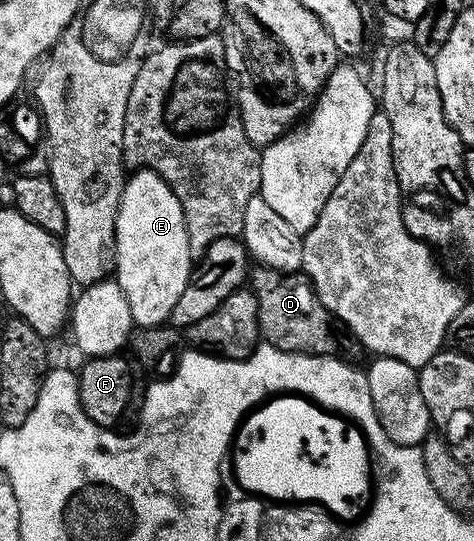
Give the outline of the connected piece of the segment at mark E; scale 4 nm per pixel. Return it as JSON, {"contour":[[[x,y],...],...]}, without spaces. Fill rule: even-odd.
{"contour":[[[139,169],[131,172],[126,184],[122,186],[116,215],[114,273],[120,291],[124,291],[124,299],[128,299],[128,311],[132,311],[135,326],[147,329],[153,325],[166,325],[172,315],[172,307],[176,307],[184,287],[188,287],[191,272],[192,254],[180,199],[176,199],[168,183],[164,183],[162,176],[154,170]]]}

